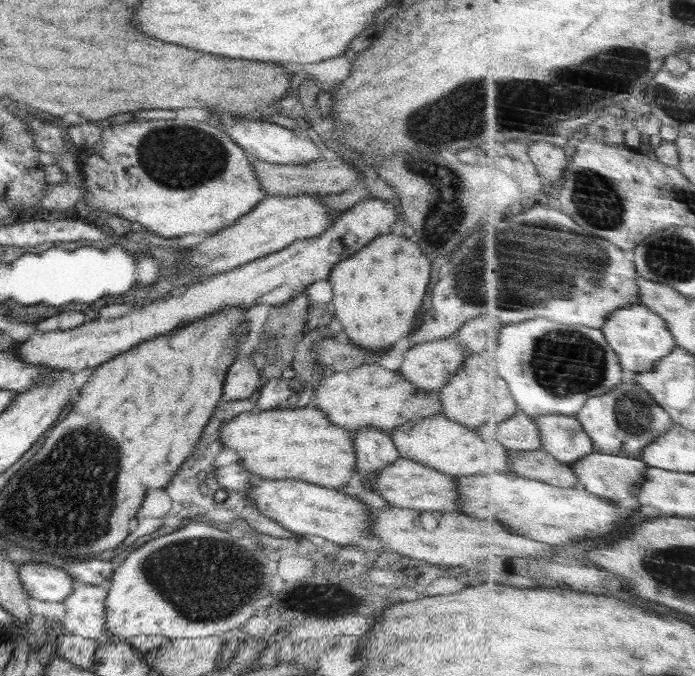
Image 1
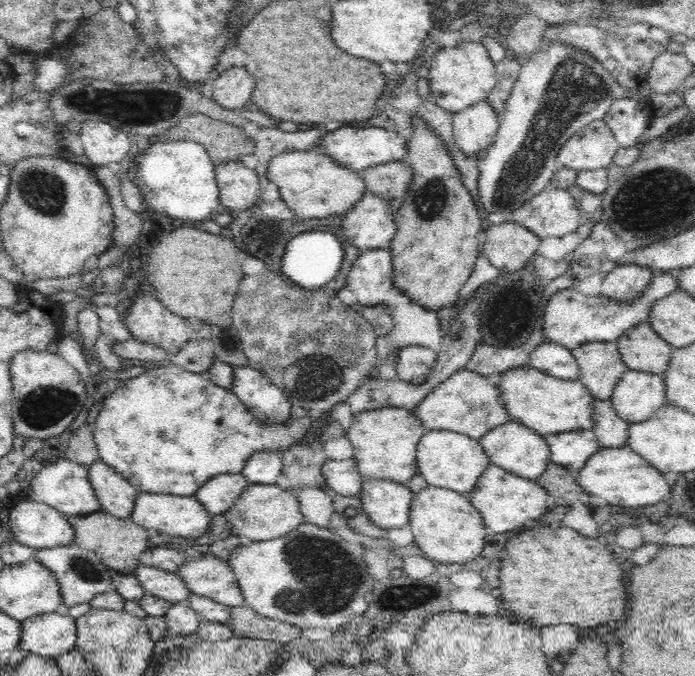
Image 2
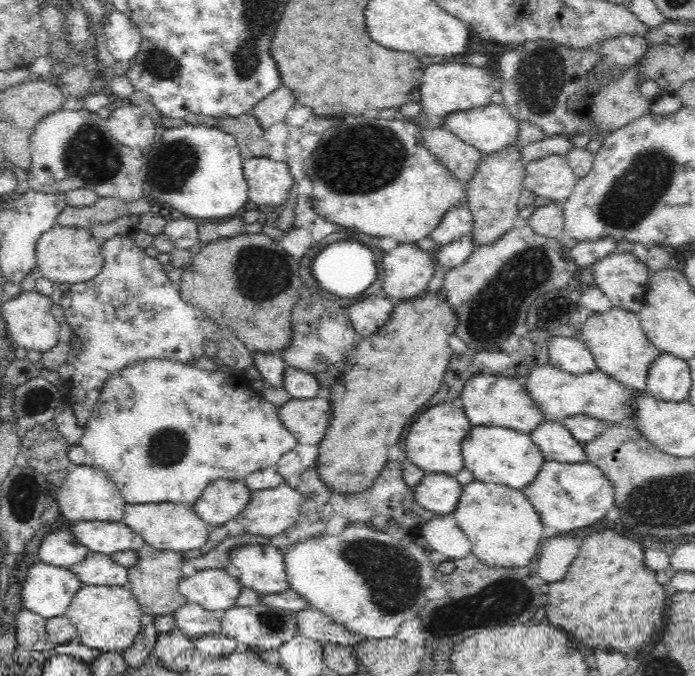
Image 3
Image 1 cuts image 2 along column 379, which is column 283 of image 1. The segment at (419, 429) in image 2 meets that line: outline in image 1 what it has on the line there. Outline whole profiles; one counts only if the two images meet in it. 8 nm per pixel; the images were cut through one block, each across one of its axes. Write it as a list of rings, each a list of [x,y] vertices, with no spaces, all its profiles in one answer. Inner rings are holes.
[[[316,407],[238,414],[230,422],[224,422],[220,441],[226,448],[236,450],[249,472],[265,479],[292,479],[332,489],[347,486],[356,479],[354,432],[334,425]]]

